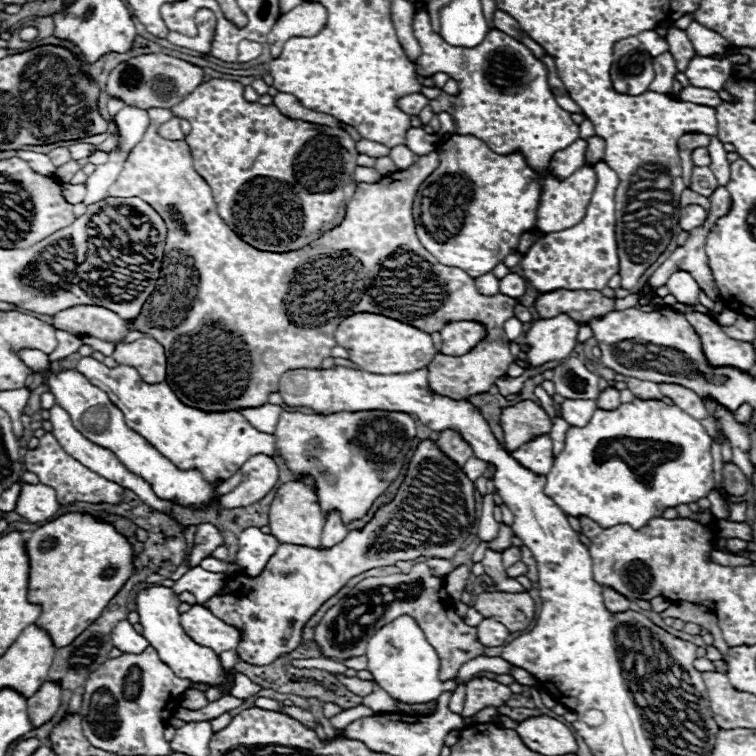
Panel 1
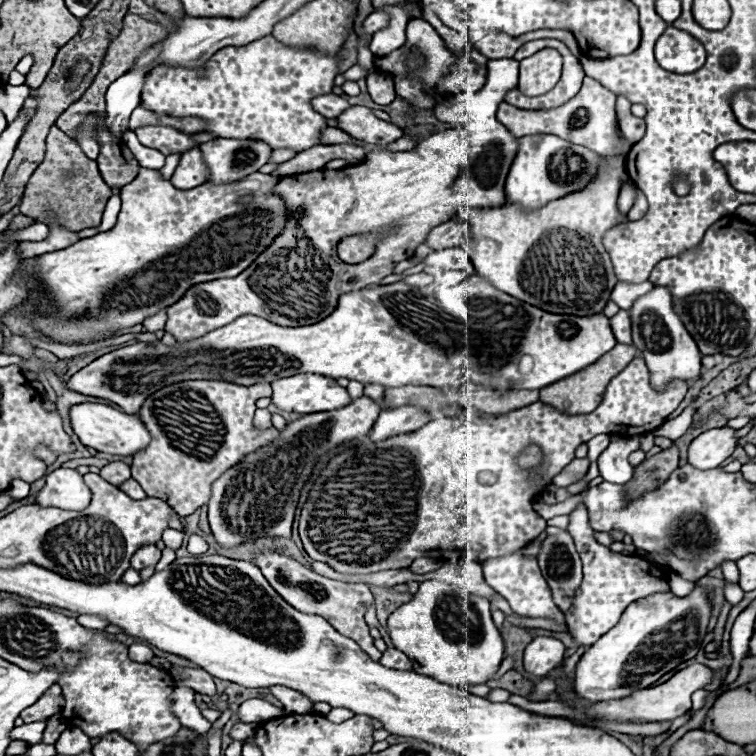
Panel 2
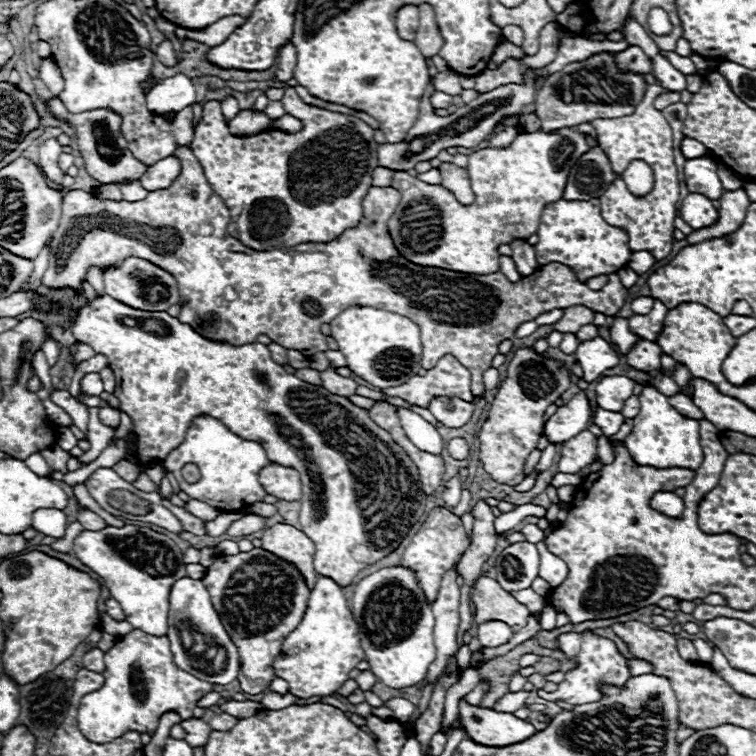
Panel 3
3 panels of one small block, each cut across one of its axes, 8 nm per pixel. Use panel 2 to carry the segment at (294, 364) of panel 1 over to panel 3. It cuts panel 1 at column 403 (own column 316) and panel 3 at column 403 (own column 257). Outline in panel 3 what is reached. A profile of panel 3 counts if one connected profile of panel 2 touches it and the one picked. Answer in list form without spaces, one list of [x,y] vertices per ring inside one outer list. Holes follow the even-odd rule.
[[[186,146],[186,148],[178,148],[178,152],[174,152],[174,156],[180,158],[182,162],[182,174],[178,176],[178,180],[166,188],[166,190],[154,190],[150,192],[144,200],[140,202],[114,202],[114,200],[98,200],[94,194],[90,192],[84,192],[84,190],[72,190],[72,192],[66,192],[64,194],[64,202],[62,202],[62,216],[60,216],[60,226],[56,230],[56,234],[52,236],[52,248],[50,250],[50,264],[48,264],[48,270],[44,274],[44,280],[42,284],[48,286],[48,288],[72,288],[72,290],[82,290],[82,282],[86,280],[86,272],[88,268],[98,268],[100,272],[104,268],[118,268],[126,258],[134,256],[134,258],[142,258],[142,260],[148,260],[160,268],[164,268],[166,272],[172,272],[172,276],[178,280],[178,288],[182,292],[182,312],[180,312],[180,320],[190,324],[194,330],[198,330],[202,336],[206,338],[212,338],[212,340],[226,340],[226,342],[232,342],[232,344],[250,344],[250,342],[256,342],[256,338],[260,334],[268,336],[272,342],[284,346],[284,348],[294,348],[294,350],[308,350],[308,348],[314,348],[316,346],[316,352],[324,352],[328,350],[326,346],[326,340],[324,340],[324,334],[320,332],[320,324],[324,322],[330,322],[334,320],[334,316],[338,316],[340,312],[344,312],[344,308],[348,306],[370,306],[370,308],[382,308],[386,312],[398,312],[402,316],[410,316],[416,324],[422,326],[422,348],[424,348],[424,354],[422,354],[422,368],[430,370],[434,368],[434,364],[446,356],[446,354],[452,354],[454,358],[458,358],[460,364],[464,364],[470,374],[472,374],[472,396],[482,396],[484,394],[484,384],[482,384],[482,374],[490,368],[492,364],[492,358],[498,354],[498,344],[506,338],[512,338],[514,332],[518,330],[518,326],[522,322],[528,322],[528,320],[534,320],[536,316],[544,314],[544,312],[550,312],[552,308],[568,308],[568,306],[576,306],[576,304],[582,304],[594,312],[602,312],[606,316],[614,316],[624,300],[626,300],[626,294],[628,294],[628,288],[622,286],[620,282],[620,276],[614,274],[610,276],[608,284],[602,288],[602,290],[590,290],[584,282],[578,280],[578,276],[572,270],[572,268],[566,268],[564,264],[548,264],[548,266],[540,266],[534,274],[518,280],[518,282],[510,282],[500,270],[494,272],[494,274],[486,274],[486,276],[476,276],[476,274],[464,274],[464,272],[450,272],[450,270],[442,270],[442,268],[418,268],[416,264],[410,264],[408,260],[402,260],[402,256],[398,256],[392,240],[390,240],[390,234],[386,230],[386,222],[390,220],[390,216],[394,214],[394,210],[398,208],[400,204],[400,192],[394,190],[394,188],[376,188],[372,186],[370,192],[366,194],[366,200],[364,200],[364,216],[362,216],[362,224],[358,224],[358,228],[350,228],[346,230],[338,240],[332,240],[328,244],[314,244],[314,242],[308,242],[308,244],[298,244],[298,246],[292,246],[290,250],[270,250],[270,252],[256,252],[248,246],[244,246],[242,242],[238,242],[236,238],[232,238],[228,232],[226,232],[226,218],[230,218],[230,210],[226,208],[226,204],[214,194],[214,190],[210,188],[210,184],[206,182],[206,176],[204,176],[204,170],[202,166],[198,164],[198,160],[194,158],[192,150]]]

